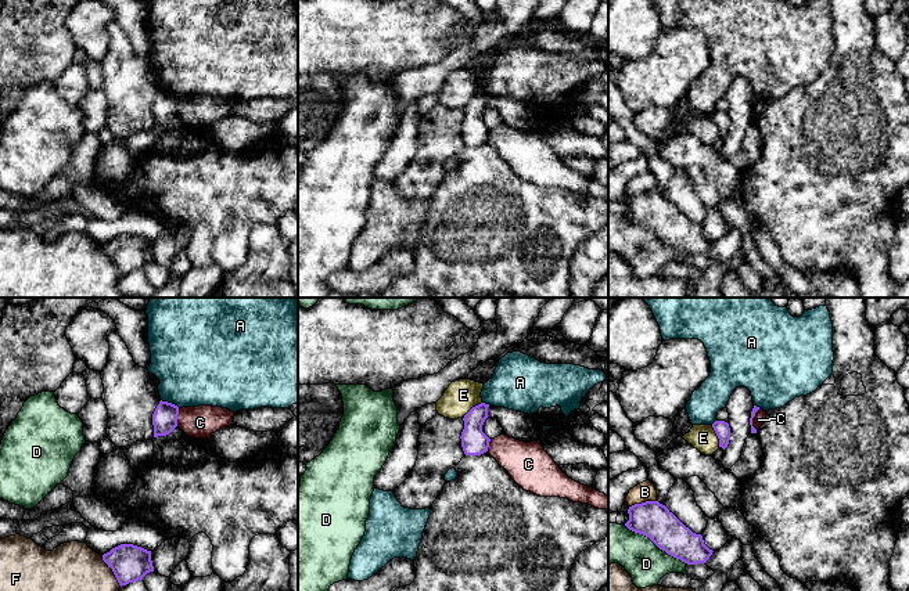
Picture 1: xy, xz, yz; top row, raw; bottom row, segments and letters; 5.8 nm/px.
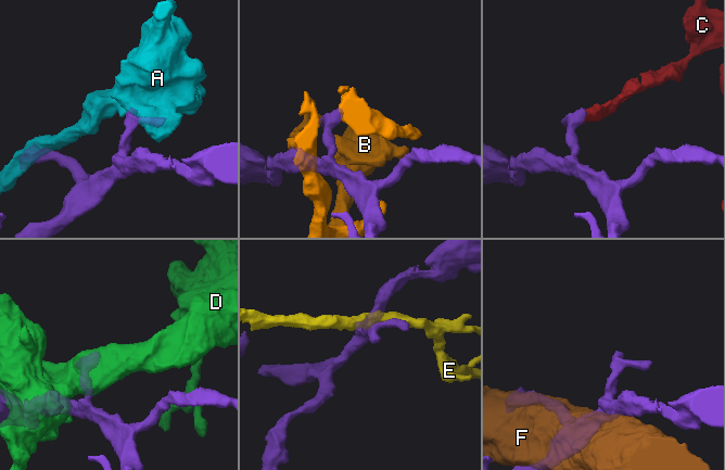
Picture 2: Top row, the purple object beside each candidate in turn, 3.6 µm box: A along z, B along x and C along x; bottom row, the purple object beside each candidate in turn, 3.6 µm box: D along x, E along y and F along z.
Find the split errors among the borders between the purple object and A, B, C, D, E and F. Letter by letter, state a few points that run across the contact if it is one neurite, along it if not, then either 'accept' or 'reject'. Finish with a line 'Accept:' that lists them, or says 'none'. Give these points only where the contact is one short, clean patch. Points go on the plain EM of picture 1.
A: reject
B: reject
C: line xy (179, 98), (176, 115); reject
D: reject
E: reject
F: reject
Accept: none

